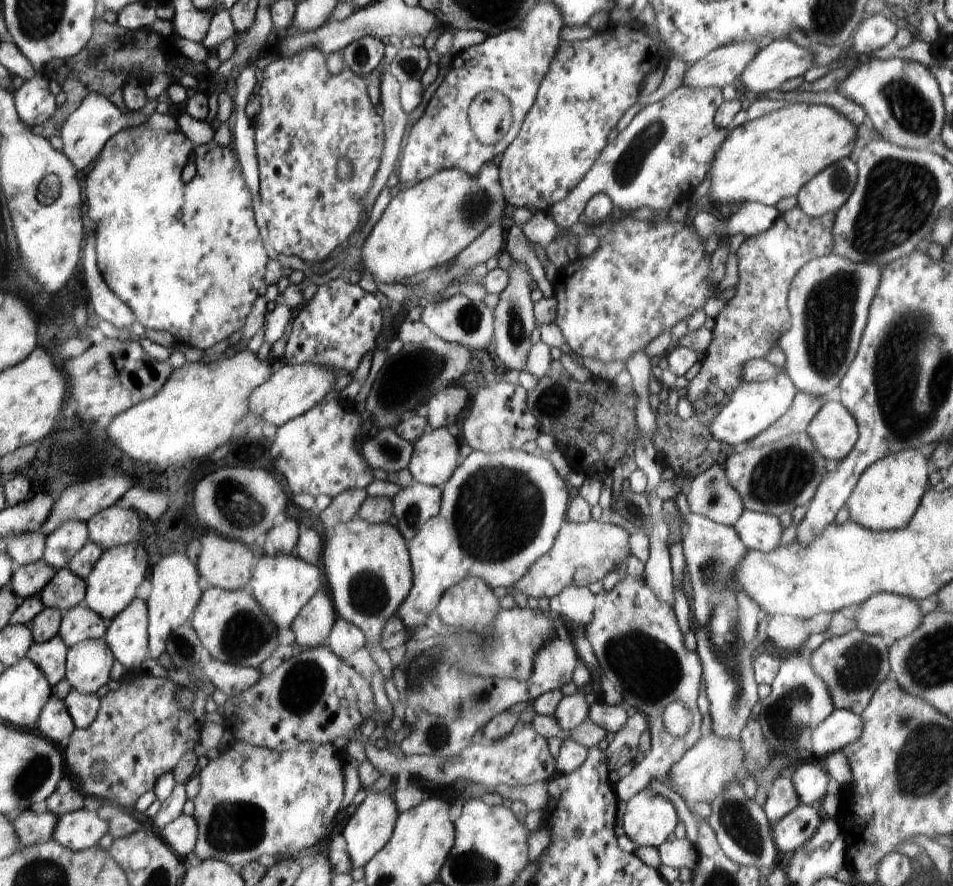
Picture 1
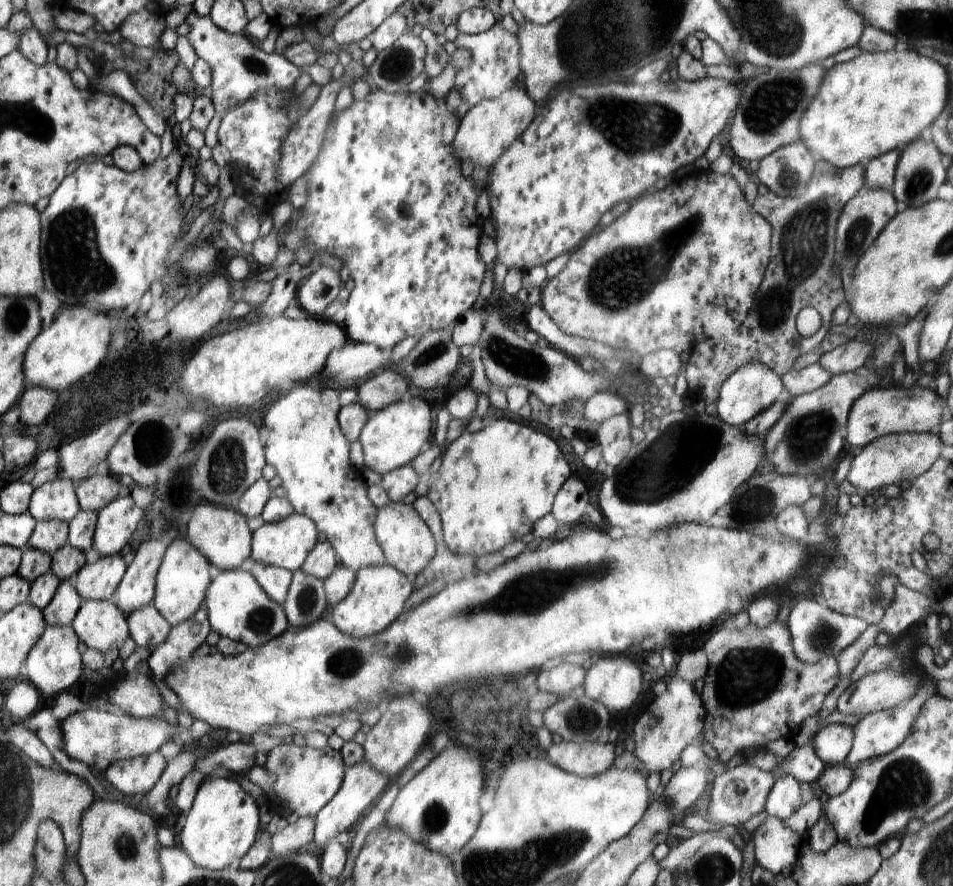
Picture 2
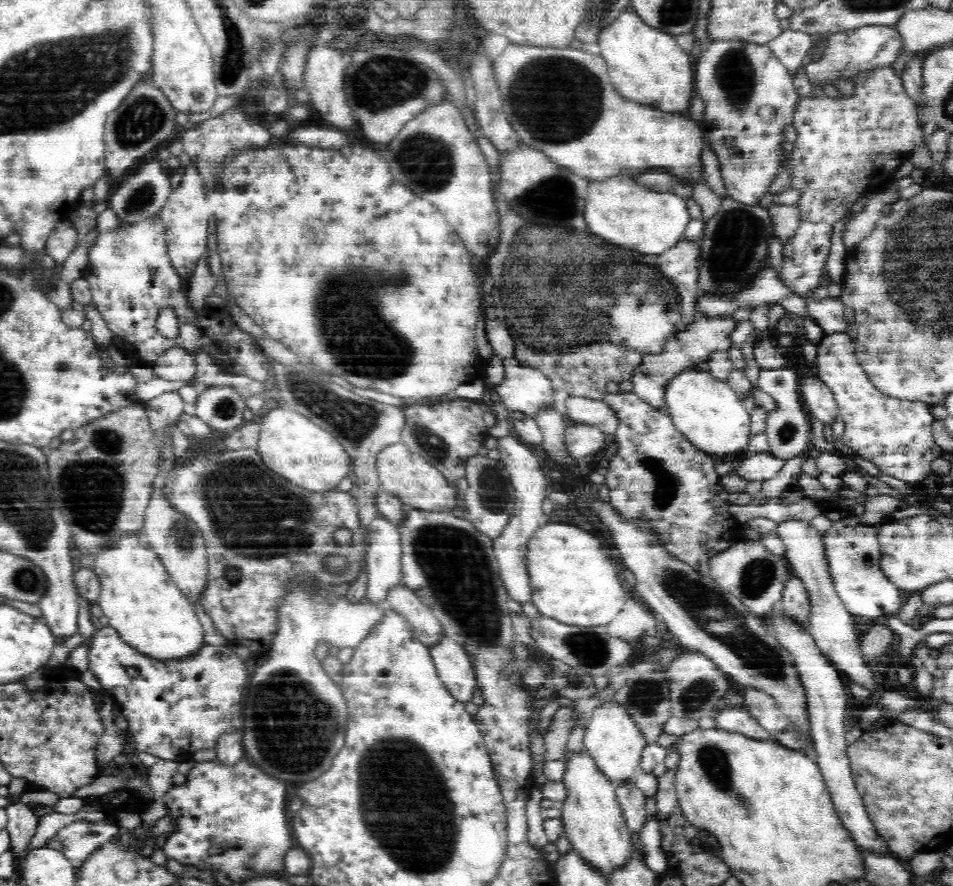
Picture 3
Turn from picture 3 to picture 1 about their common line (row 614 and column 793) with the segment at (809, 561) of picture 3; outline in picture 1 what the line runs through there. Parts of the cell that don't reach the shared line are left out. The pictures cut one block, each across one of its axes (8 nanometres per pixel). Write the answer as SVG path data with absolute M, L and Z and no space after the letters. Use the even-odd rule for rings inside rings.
M800 803L772 827L778 851L790 854L798 850L804 842L808 843L812 839L822 821L812 806Z

